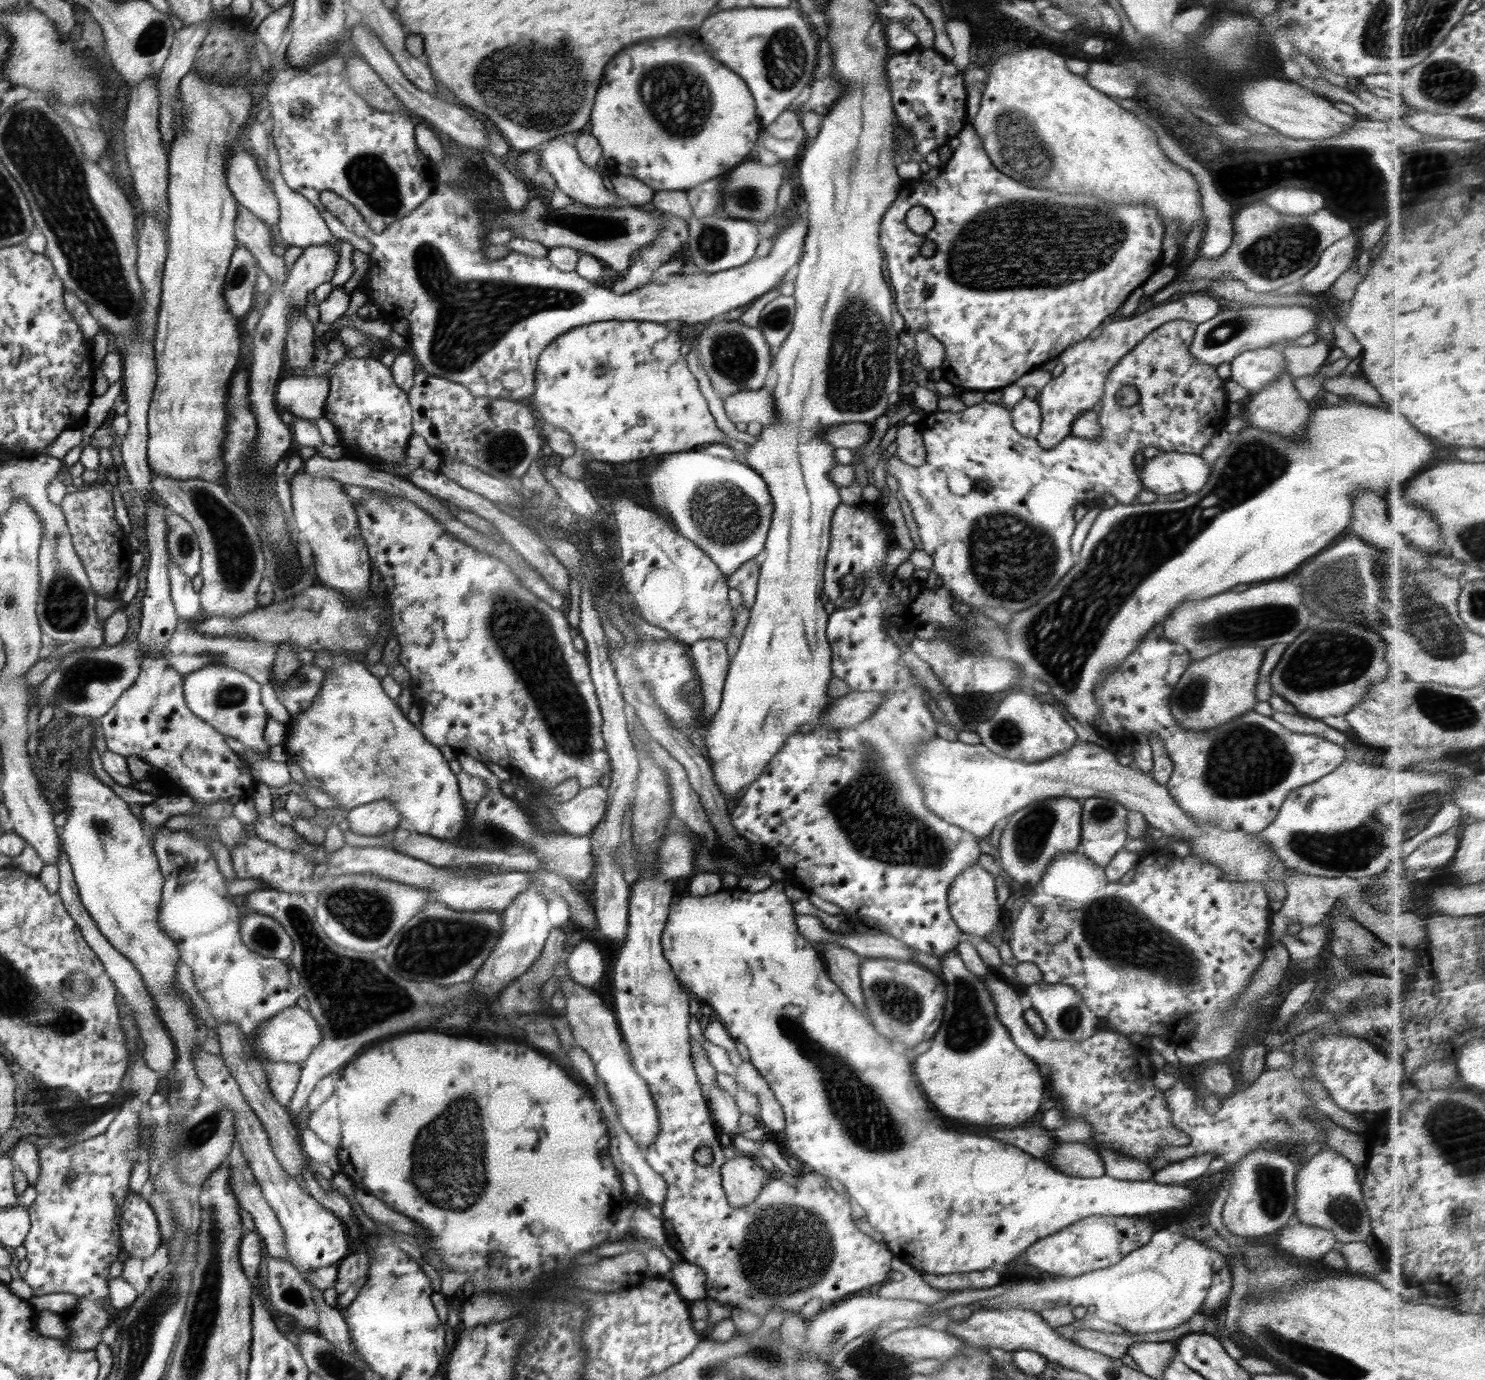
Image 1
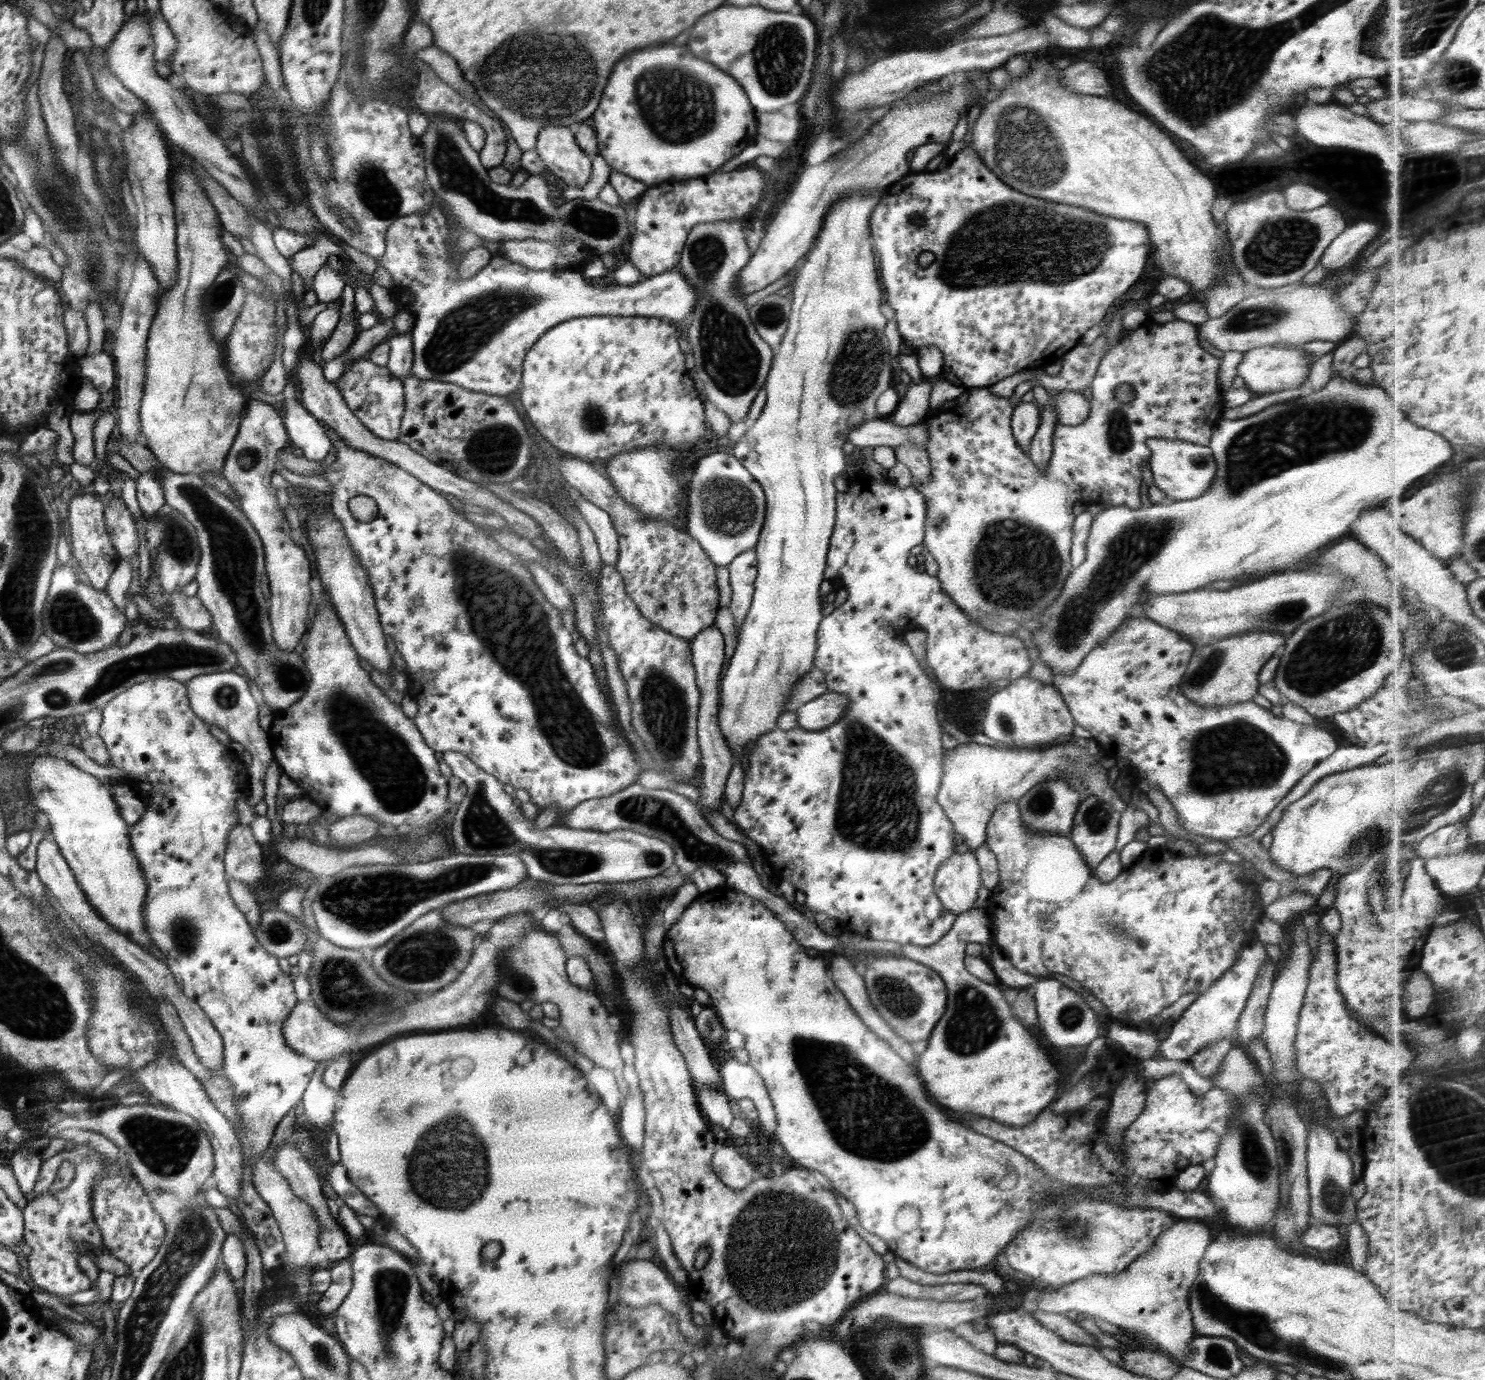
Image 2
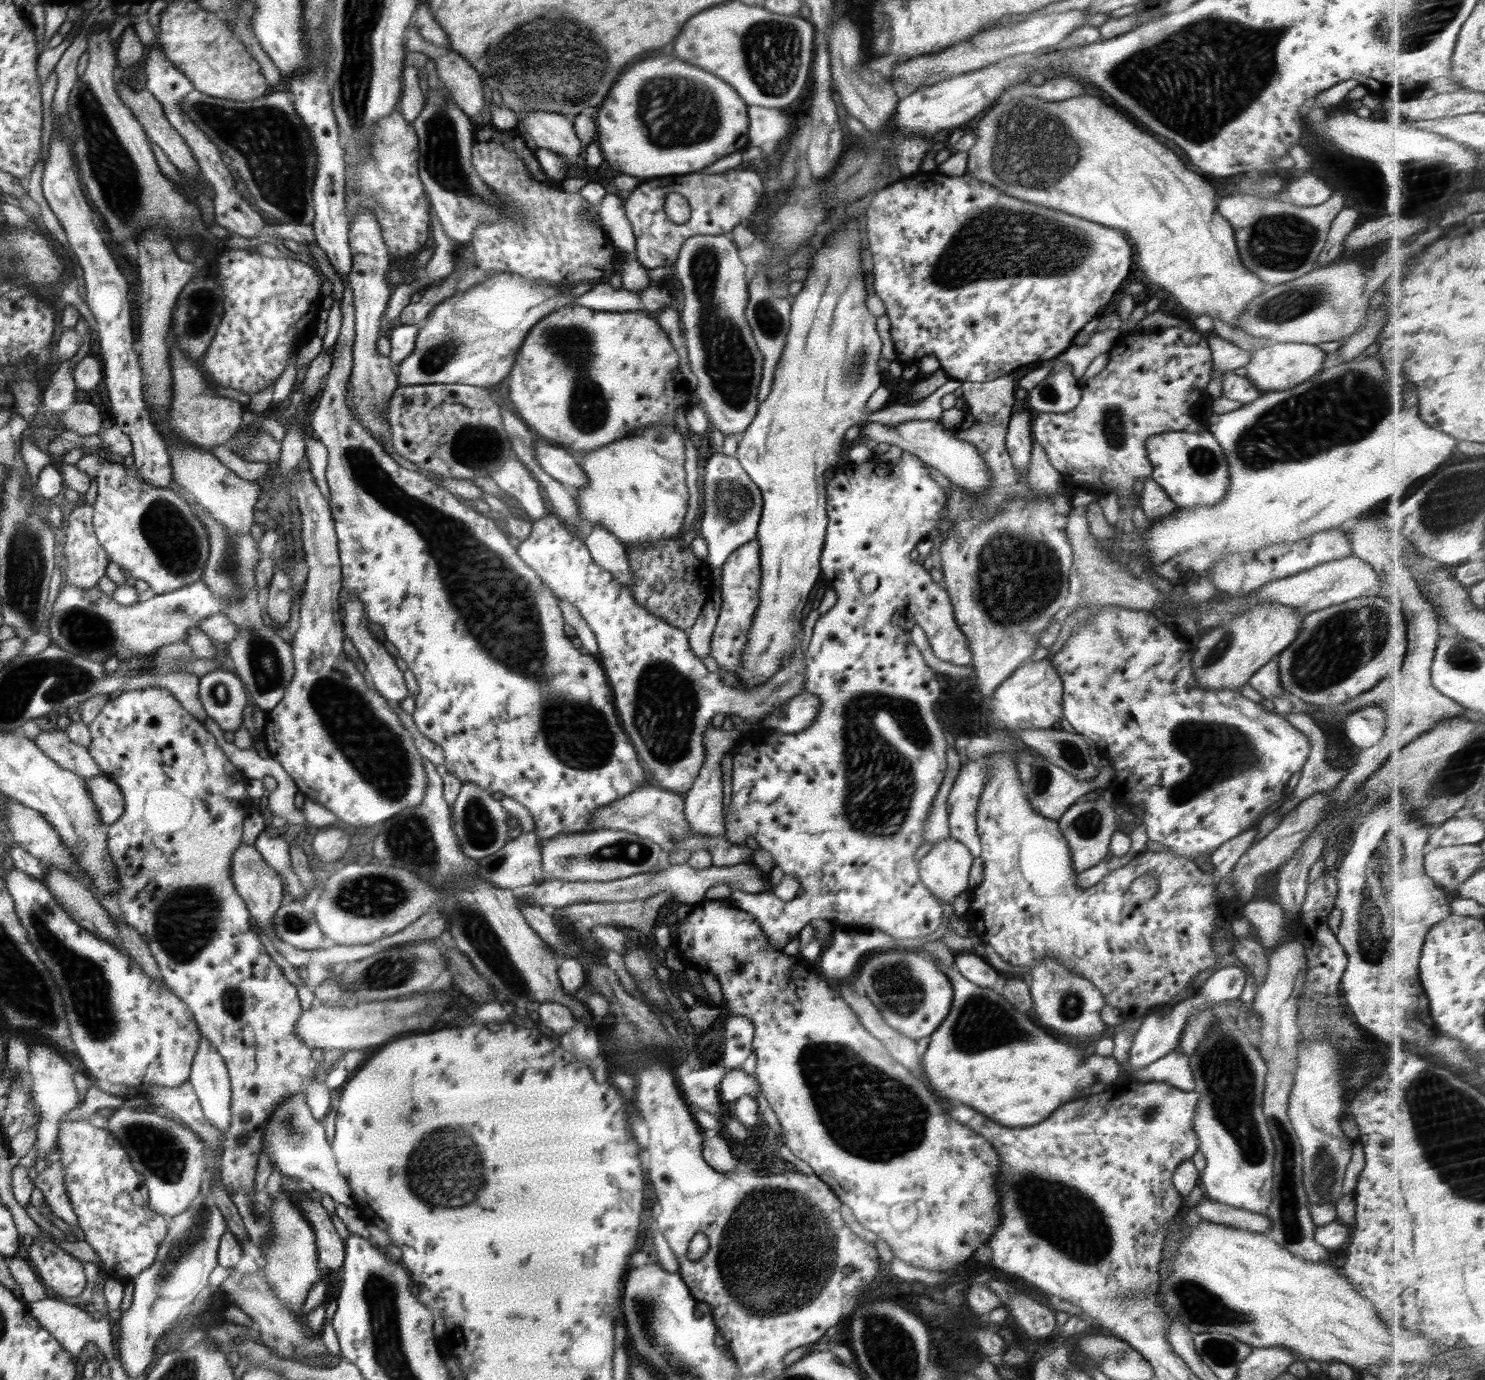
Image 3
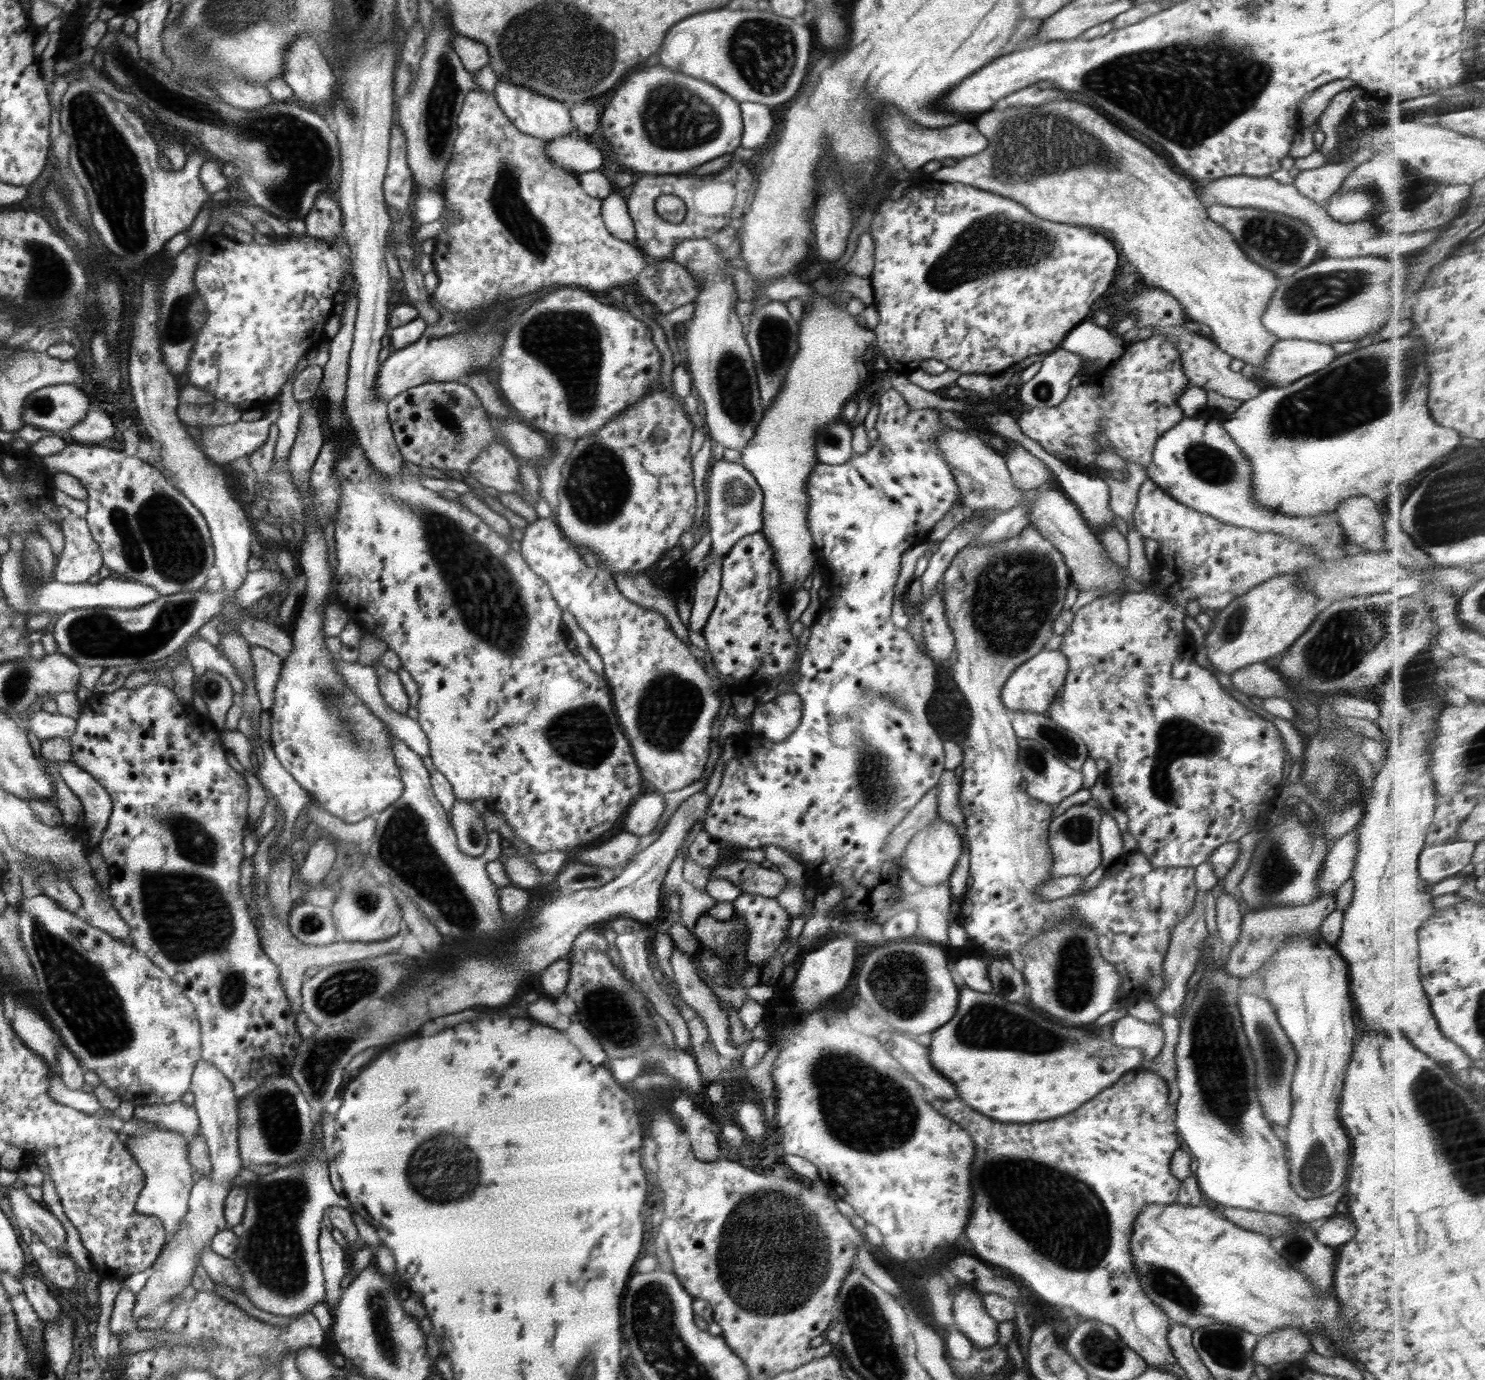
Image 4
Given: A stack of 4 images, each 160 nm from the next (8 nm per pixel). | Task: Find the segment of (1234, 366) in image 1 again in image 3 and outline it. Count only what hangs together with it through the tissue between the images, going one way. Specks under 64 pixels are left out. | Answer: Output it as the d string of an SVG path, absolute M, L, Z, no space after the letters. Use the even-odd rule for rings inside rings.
M1271 342L1251 353L1250 362L1245 366L1246 377L1261 392L1280 391L1294 388L1310 380L1324 364L1327 353L1318 345L1300 344L1299 342Z

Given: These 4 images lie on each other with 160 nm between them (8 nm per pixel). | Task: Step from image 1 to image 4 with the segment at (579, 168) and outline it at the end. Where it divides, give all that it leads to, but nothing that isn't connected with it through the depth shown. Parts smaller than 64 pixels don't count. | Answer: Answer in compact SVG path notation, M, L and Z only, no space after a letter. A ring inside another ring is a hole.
M498 78L494 97L502 112L512 121L515 128L524 134L551 141L575 132L569 113L570 108L555 98L548 98L535 90L530 90L527 86L516 86L503 78Z

